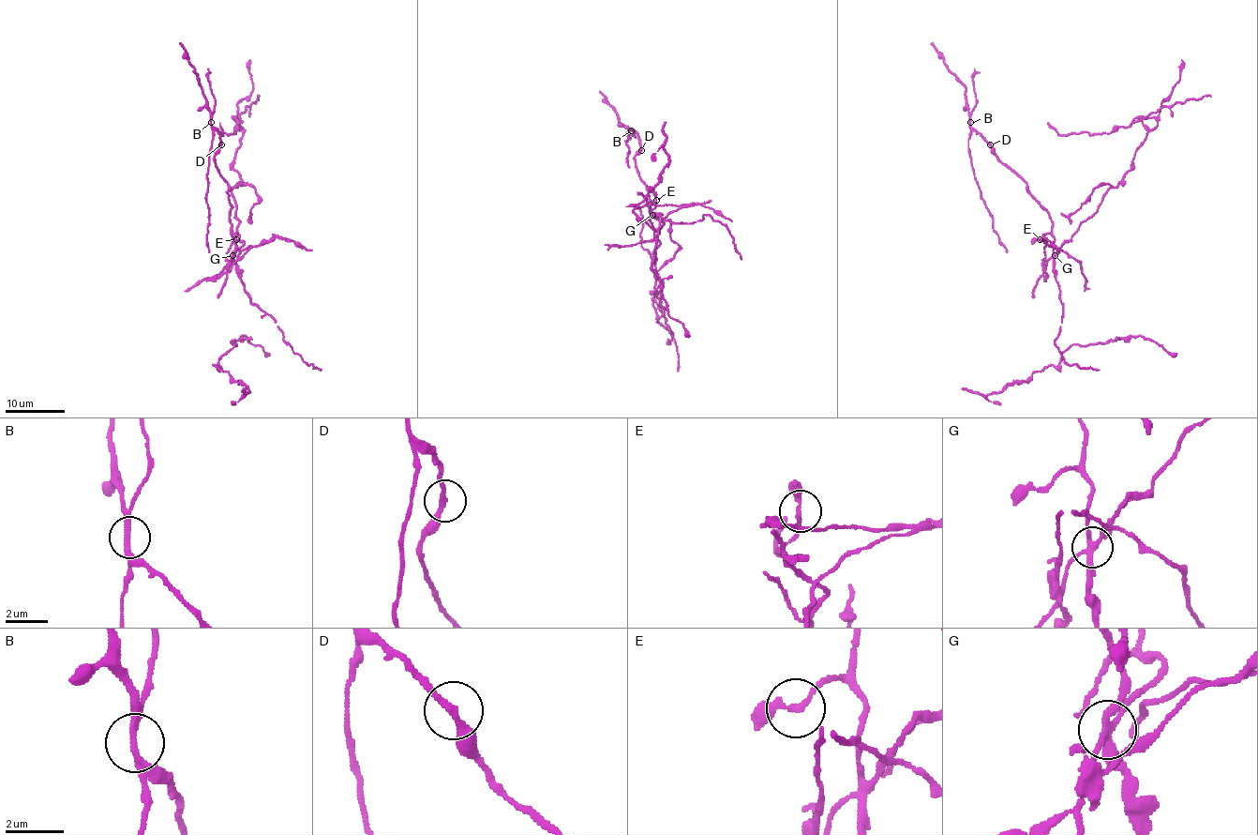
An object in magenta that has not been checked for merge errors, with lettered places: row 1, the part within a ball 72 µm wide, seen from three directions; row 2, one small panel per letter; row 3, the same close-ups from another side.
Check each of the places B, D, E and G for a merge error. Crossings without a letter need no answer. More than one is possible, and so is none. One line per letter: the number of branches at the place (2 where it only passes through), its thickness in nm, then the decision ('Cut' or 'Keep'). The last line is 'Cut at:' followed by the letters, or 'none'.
B: Branches: 2. Thickness 240 nm. Cut
D: Branches: 2. Thickness 240 nm. Keep
E: Branches: 2. Thickness 240 nm. Keep
G: Branches: 4. Thickness 280 nm. Cut
Cut at: B, G

